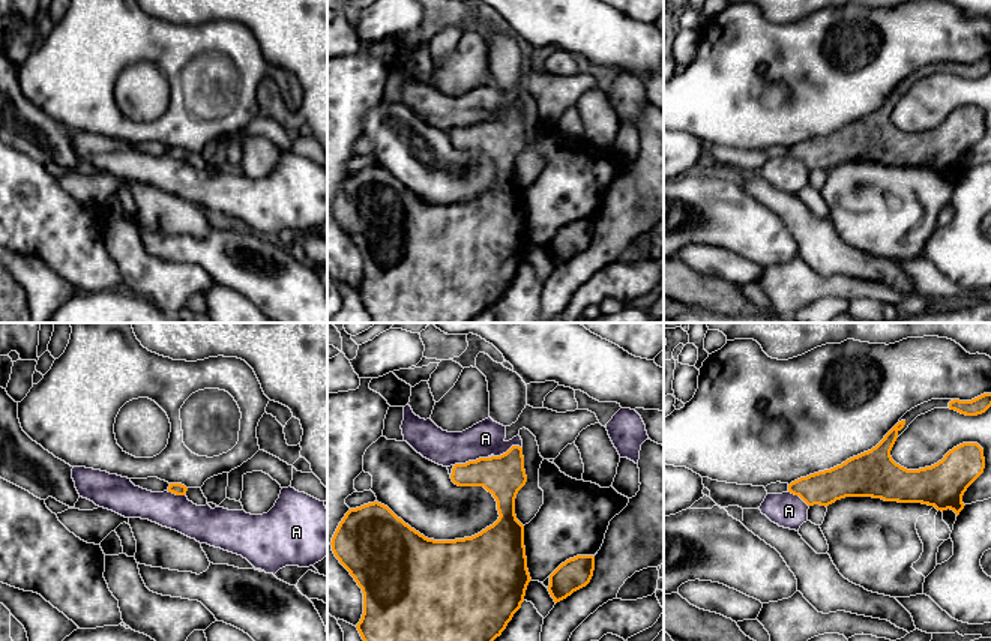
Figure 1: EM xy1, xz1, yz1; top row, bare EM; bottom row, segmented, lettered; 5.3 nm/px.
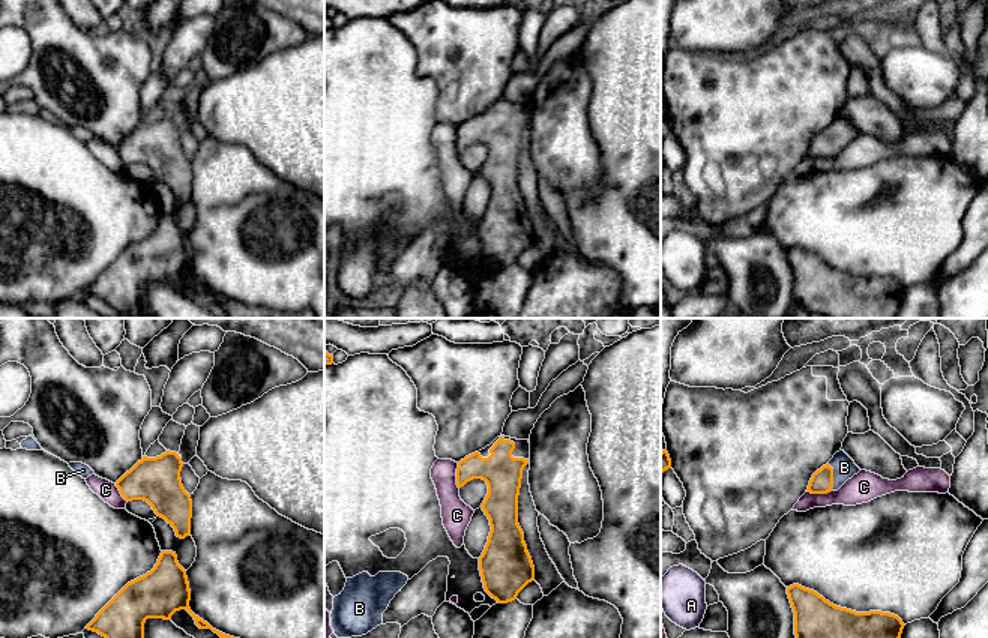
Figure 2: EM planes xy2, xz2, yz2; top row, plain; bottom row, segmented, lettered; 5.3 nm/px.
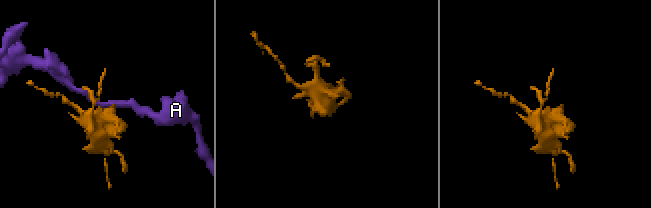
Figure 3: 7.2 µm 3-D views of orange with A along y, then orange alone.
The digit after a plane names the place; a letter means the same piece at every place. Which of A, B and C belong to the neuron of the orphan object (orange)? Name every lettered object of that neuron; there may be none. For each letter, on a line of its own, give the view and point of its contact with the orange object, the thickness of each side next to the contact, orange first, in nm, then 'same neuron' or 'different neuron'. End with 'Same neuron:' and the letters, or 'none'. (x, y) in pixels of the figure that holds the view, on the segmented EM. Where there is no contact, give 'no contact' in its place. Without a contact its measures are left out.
A: contact xz1 (470, 461); calibres 220 and 190 nm; different neuron
B: contact yz2 (832, 476); calibres 130 and 120 nm; same neuron
C: contact xz2 (457, 476); calibres 200 and 160 nm; different neuron
Same neuron: B

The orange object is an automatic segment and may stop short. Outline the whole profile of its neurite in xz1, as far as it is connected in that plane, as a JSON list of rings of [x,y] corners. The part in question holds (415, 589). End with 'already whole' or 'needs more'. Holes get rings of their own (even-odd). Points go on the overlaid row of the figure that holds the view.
[[[523,447],[455,464],[450,479],[491,492],[499,519],[471,537],[434,540],[374,501],[350,509],[339,522],[330,545],[362,588],[363,614],[356,627],[363,641],[494,641],[521,608],[532,581],[524,525],[515,515],[517,494],[527,482]]]; already whole

